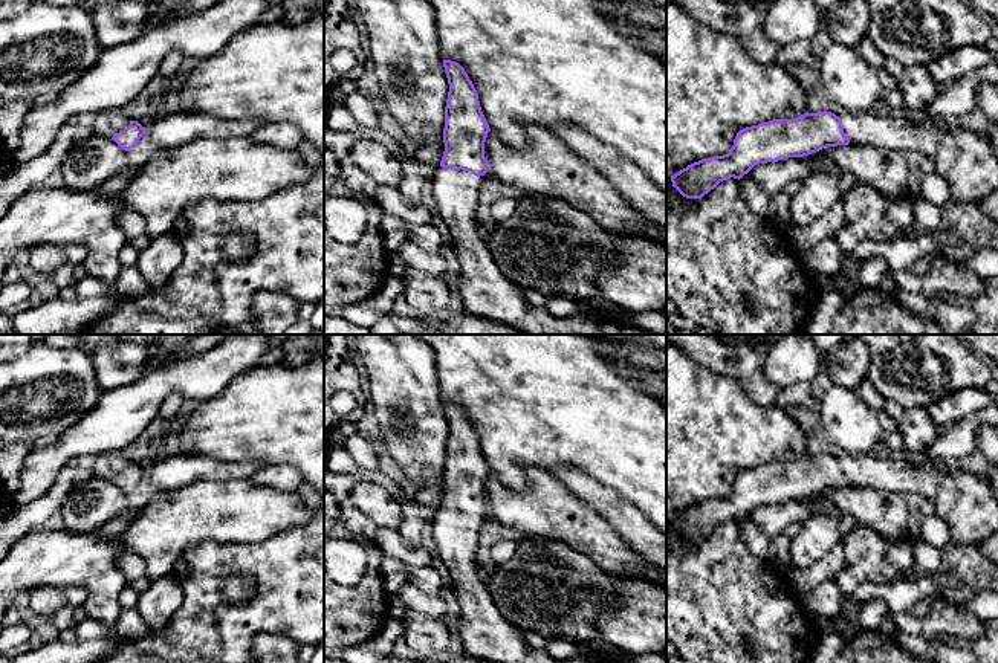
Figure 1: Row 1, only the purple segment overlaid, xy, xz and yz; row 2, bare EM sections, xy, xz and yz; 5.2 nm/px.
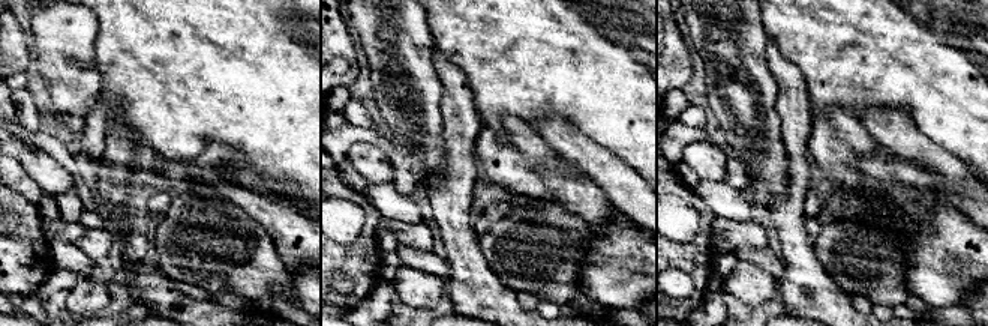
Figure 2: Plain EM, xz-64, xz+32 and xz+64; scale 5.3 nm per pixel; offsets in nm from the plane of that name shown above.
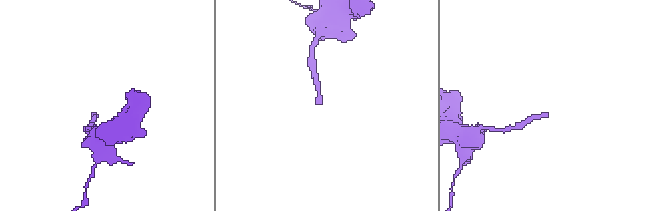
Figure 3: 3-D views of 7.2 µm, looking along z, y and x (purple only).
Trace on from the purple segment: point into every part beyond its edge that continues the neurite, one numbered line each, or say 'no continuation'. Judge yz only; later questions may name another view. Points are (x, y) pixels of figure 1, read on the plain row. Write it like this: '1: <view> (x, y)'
1: yz (966, 503)

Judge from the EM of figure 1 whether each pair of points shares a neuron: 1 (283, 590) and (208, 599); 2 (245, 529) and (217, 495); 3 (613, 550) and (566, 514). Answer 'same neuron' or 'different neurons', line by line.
1: same neuron
2: same neuron
3: same neuron

